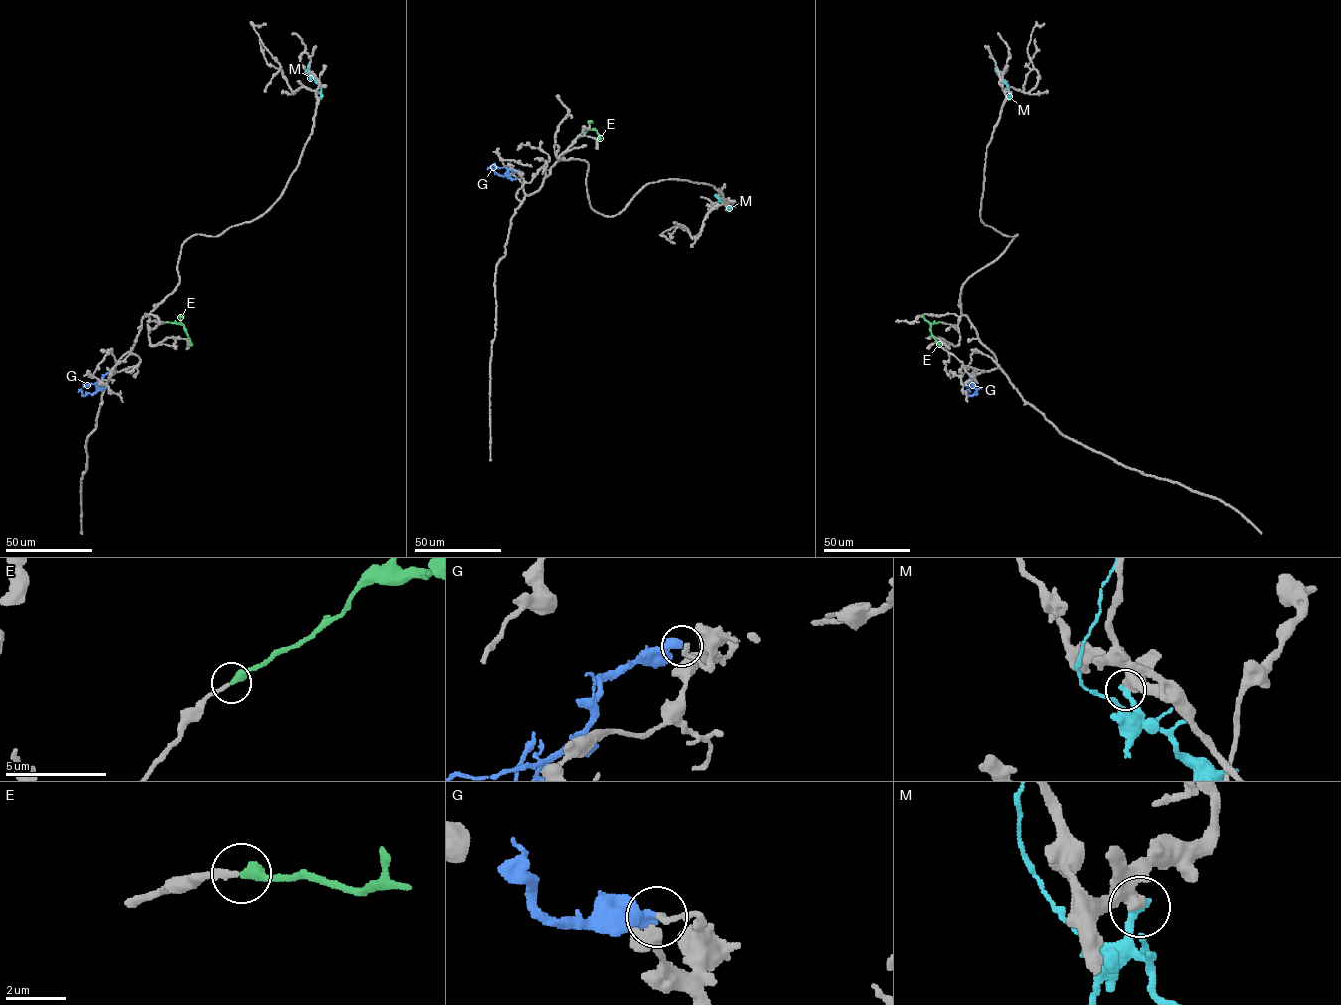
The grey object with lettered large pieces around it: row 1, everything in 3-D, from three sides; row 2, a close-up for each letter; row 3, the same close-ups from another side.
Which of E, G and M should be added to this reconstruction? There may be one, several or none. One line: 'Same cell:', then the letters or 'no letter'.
Same cell: E

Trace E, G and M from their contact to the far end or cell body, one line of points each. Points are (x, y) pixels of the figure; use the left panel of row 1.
E: (167, 322), (181, 324), (191, 346)
G: (110, 372), (104, 374), (97, 383), (99, 389), (92, 394), (82, 395), (80, 389), (78, 392)
M: (310, 74), (321, 87), (322, 96), (316, 99)

